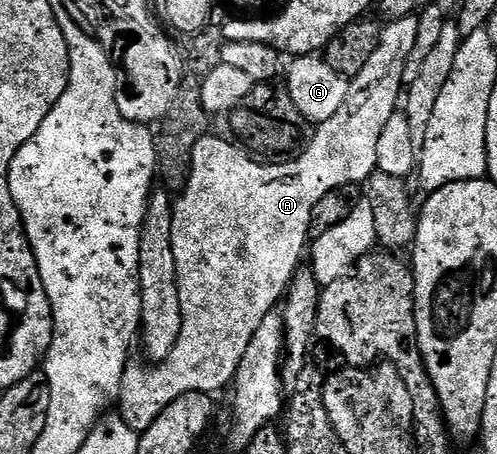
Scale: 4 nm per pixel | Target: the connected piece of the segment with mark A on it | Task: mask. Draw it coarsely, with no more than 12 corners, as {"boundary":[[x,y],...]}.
{"boundary":[[416,16],[383,25],[301,156],[203,136],[172,206],[182,330],[124,367],[142,434],[235,381],[305,259],[318,198],[363,185]]}

